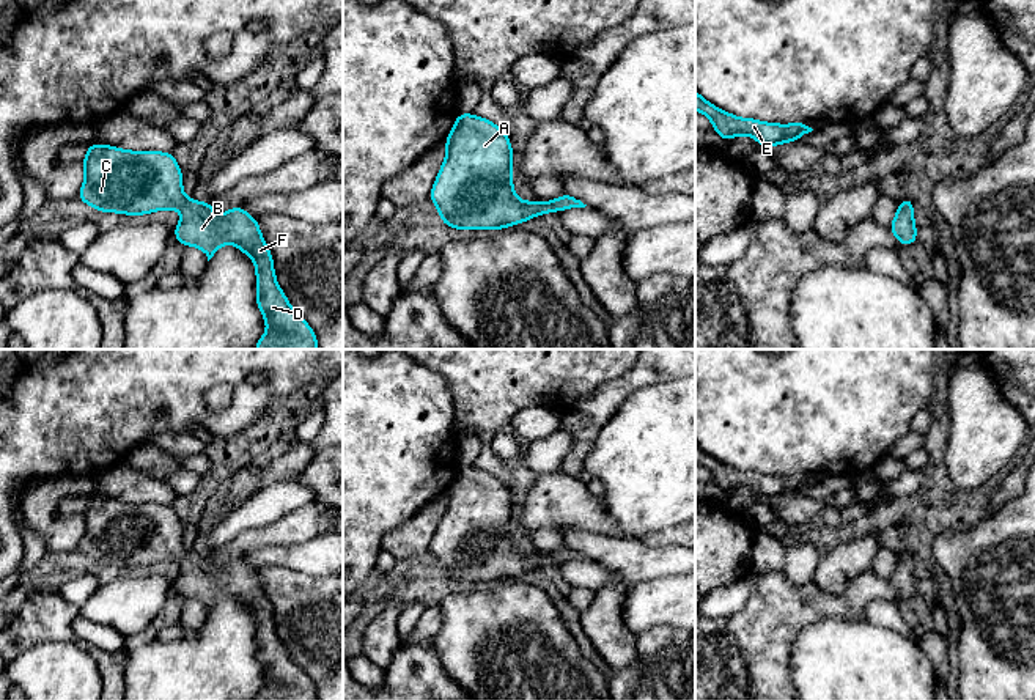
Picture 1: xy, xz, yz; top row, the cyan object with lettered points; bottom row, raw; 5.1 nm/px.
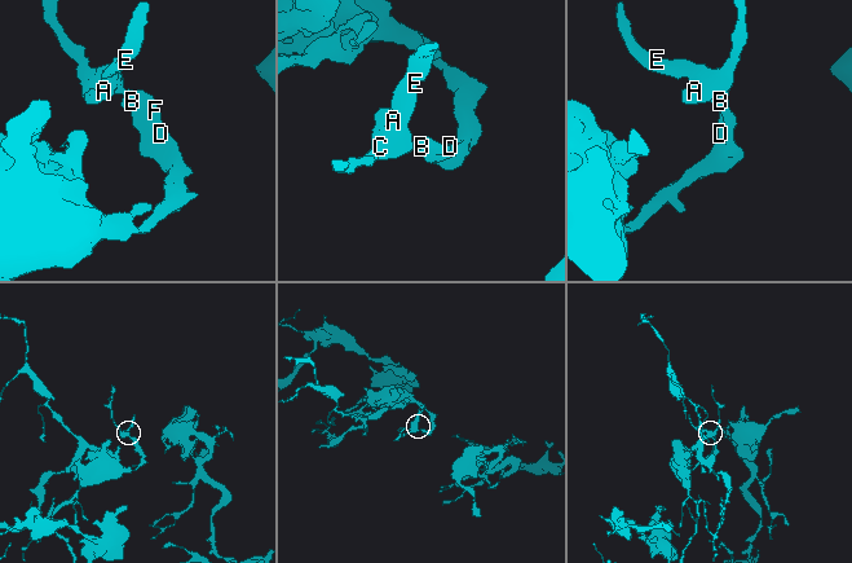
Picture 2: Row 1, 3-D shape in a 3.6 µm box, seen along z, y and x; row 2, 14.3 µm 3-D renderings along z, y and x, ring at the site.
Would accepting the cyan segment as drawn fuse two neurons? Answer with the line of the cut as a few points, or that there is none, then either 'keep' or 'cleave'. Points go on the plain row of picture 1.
no cut; keep

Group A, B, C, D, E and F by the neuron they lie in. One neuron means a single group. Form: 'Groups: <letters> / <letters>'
Groups: A B C D E F

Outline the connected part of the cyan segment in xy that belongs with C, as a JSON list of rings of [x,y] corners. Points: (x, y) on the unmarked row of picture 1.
[[[90,496],[82,516],[85,535],[77,551],[88,558],[129,568],[179,562],[181,574],[171,587],[184,599],[201,601],[209,613],[220,598],[234,596],[253,612],[256,656],[267,676],[255,700],[318,700],[315,683],[289,658],[275,632],[272,606],[260,576],[244,560],[230,560],[217,569],[212,554],[187,551],[182,524],[171,505]]]

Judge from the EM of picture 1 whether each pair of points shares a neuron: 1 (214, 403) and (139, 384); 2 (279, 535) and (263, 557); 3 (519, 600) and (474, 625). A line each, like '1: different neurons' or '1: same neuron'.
1: different neurons
2: different neurons
3: same neuron

